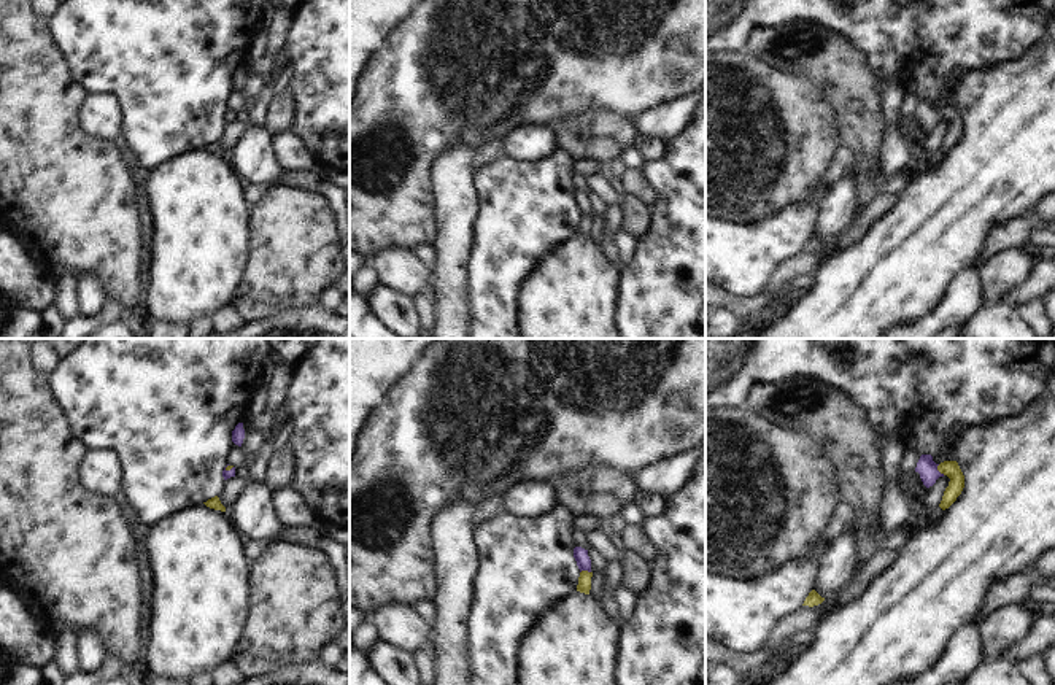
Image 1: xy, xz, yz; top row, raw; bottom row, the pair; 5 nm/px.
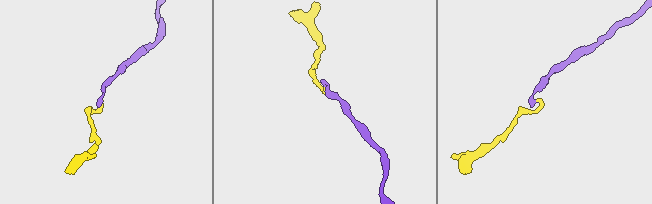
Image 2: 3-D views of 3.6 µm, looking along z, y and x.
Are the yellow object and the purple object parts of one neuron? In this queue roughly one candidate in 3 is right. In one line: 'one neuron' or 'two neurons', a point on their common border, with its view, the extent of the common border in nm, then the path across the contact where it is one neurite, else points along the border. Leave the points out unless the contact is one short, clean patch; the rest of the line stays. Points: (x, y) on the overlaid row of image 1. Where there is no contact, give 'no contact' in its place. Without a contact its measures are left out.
one neuron; contact yz (939, 471); length 70 nm; way yz (947, 468), (939, 471), (927, 468)

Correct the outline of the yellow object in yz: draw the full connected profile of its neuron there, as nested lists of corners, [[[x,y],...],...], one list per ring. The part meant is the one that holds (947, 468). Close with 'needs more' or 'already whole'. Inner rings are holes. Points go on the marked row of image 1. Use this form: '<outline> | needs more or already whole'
[[[922,455],[915,472],[920,474],[920,478],[926,488],[933,486],[939,477],[947,475],[950,478],[939,504],[942,510],[949,509],[964,488],[964,475],[956,461],[936,464],[931,455]]] | needs more

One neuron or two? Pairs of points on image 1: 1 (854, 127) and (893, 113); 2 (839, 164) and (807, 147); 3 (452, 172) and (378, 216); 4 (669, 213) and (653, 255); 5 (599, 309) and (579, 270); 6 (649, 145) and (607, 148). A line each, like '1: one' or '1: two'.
1: two
2: two
3: two
4: one
5: one
6: two

